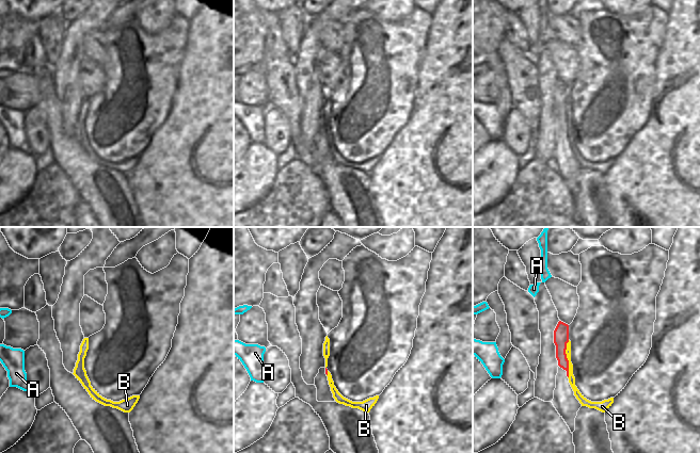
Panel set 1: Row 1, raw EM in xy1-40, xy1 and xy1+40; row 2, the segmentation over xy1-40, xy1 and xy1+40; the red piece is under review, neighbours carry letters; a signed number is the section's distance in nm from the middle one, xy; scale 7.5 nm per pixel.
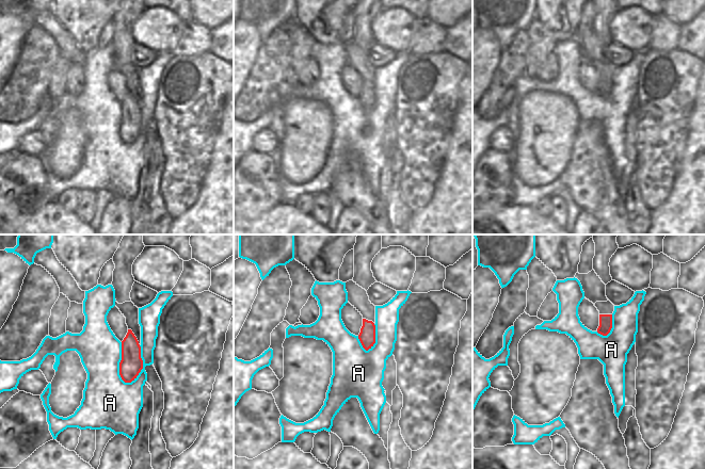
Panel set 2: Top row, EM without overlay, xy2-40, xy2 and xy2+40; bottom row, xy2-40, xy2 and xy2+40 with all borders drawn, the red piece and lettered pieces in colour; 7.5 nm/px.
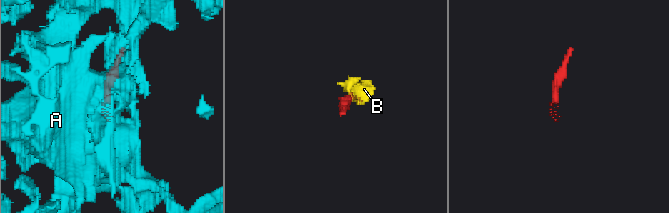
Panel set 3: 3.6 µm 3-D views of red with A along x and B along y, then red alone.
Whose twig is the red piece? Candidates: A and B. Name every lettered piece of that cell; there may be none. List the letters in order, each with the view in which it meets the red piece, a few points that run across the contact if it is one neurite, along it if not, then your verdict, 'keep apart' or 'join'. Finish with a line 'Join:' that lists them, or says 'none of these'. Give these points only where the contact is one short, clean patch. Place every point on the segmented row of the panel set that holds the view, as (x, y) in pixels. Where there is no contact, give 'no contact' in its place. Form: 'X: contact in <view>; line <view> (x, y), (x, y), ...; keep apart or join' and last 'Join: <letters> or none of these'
A: contact in xy2-40; keep apart
B: contact in xy1+40; keep apart
Join: none of these

